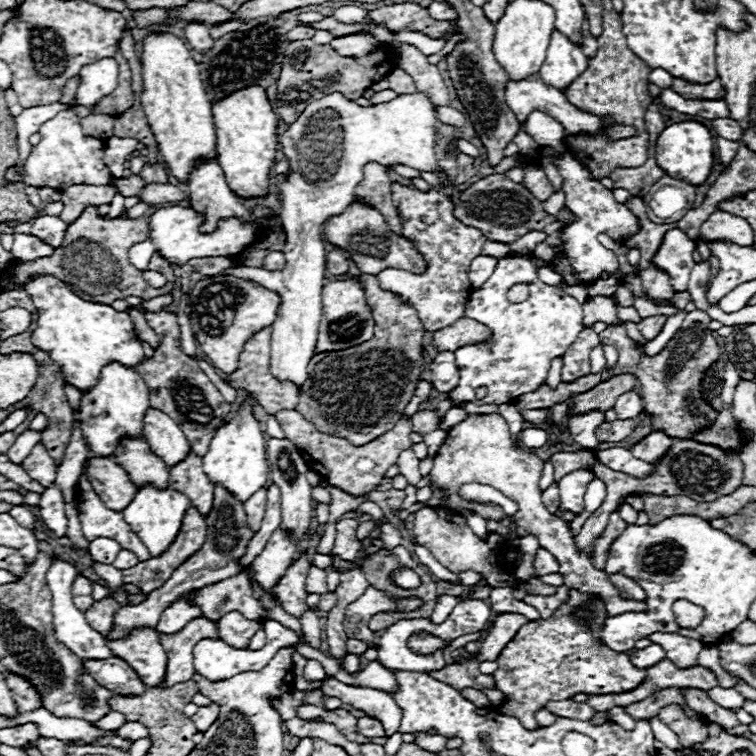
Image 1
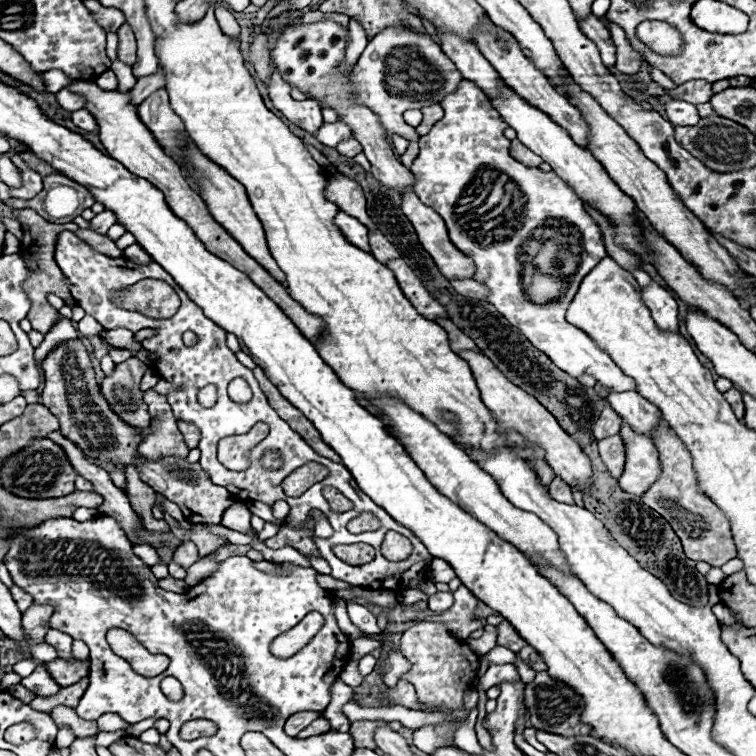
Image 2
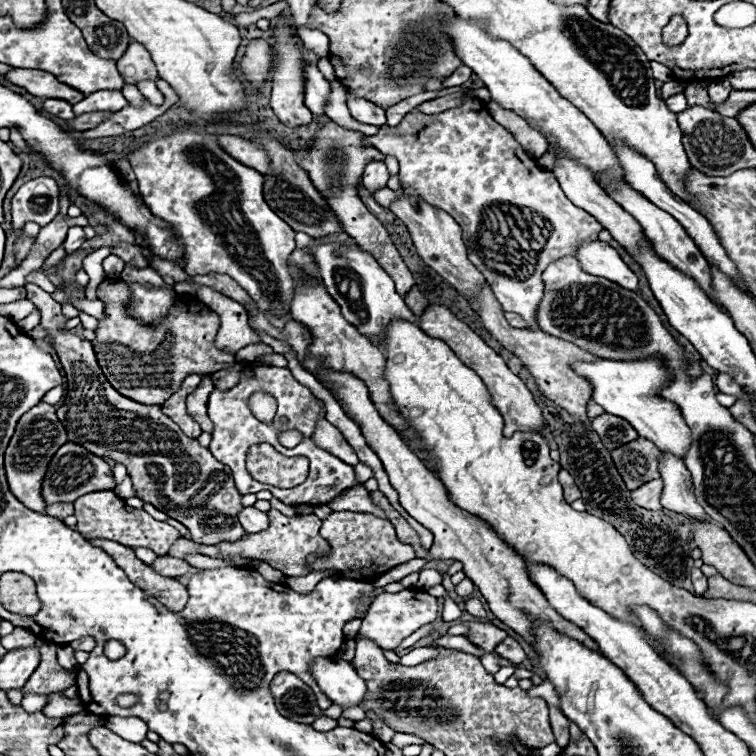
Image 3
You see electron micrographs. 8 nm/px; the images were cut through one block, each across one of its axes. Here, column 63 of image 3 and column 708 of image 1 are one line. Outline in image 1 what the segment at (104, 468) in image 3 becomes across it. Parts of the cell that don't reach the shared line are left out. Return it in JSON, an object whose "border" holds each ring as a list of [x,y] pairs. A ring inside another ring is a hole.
{"border":[[[674,438],[670,450],[660,458],[658,464],[654,464],[654,474],[648,478],[634,478],[624,472],[614,472],[602,464],[594,464],[594,474],[604,480],[606,484],[606,500],[604,504],[584,522],[580,534],[576,536],[578,546],[588,554],[592,550],[594,538],[602,534],[606,528],[608,516],[618,510],[620,500],[632,496],[632,494],[660,494],[660,496],[690,496],[692,500],[716,500],[718,496],[726,496],[742,486],[742,462],[738,456],[726,456],[718,448],[710,448],[706,444],[698,444],[694,440],[678,440]]]}

